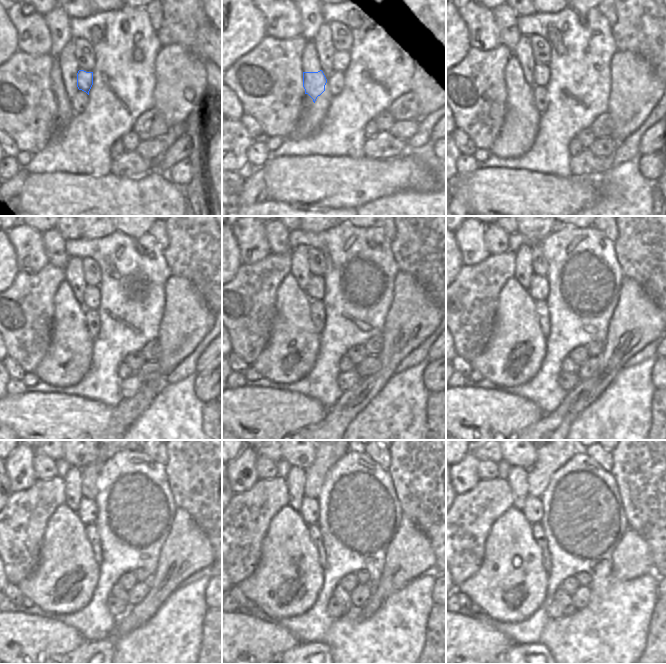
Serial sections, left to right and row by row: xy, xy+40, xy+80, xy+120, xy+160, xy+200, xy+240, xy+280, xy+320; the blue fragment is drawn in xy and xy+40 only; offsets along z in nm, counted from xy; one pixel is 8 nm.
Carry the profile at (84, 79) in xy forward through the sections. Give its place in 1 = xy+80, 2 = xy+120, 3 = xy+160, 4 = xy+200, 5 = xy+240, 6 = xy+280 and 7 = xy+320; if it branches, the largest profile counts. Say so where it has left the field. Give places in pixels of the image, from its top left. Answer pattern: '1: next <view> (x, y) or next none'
1: next xy+80 (541, 71)
2: next xy+120 (92, 294)
3: next xy+160 (315, 290)
4: next xy+200 (539, 289)
5: next xy+240 (87, 511)
6: next xy+280 (309, 511)
7: next xy+320 (533, 509)

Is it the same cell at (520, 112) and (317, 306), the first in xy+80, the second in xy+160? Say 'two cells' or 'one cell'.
two cells

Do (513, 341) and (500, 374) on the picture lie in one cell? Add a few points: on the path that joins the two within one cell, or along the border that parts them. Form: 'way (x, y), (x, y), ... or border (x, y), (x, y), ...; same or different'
way (509, 349), (506, 360), (501, 366); same

